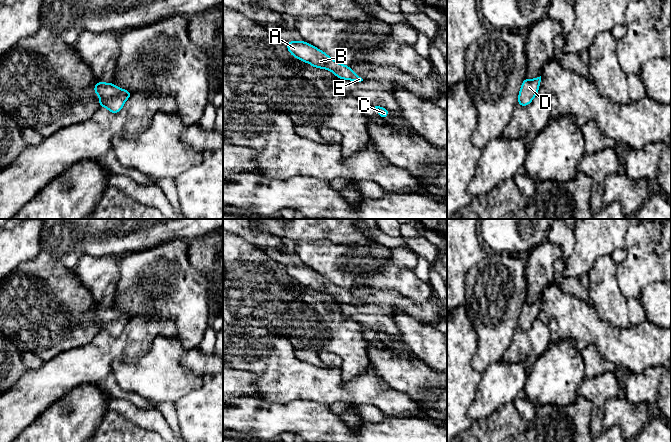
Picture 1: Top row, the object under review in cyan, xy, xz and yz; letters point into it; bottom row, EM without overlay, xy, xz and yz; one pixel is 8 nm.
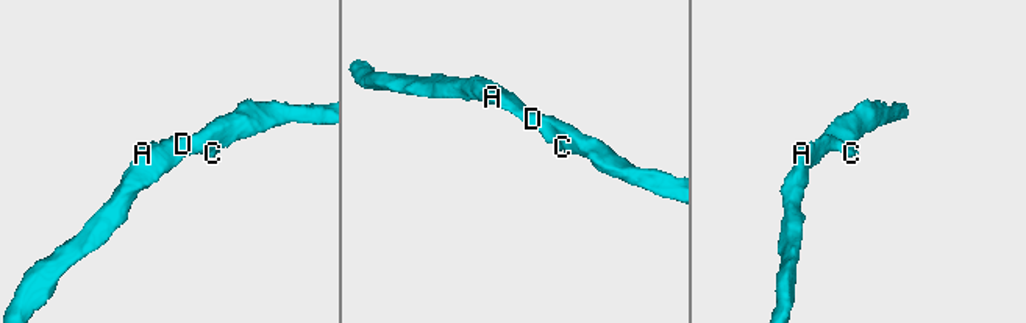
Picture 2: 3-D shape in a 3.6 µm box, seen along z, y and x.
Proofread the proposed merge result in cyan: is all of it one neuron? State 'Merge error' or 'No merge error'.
No merge error

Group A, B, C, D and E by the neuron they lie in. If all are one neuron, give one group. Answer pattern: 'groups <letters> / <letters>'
groups A B C D E

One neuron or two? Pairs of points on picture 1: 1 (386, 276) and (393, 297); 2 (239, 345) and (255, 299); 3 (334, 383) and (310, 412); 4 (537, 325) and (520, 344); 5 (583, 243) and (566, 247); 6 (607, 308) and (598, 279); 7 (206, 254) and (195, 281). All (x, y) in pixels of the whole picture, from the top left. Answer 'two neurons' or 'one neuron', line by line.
1: two neurons
2: two neurons
3: two neurons
4: one neuron
5: two neurons
6: one neuron
7: two neurons

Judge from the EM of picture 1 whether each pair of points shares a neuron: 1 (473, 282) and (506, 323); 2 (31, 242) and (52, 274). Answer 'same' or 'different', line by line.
1: same
2: different

